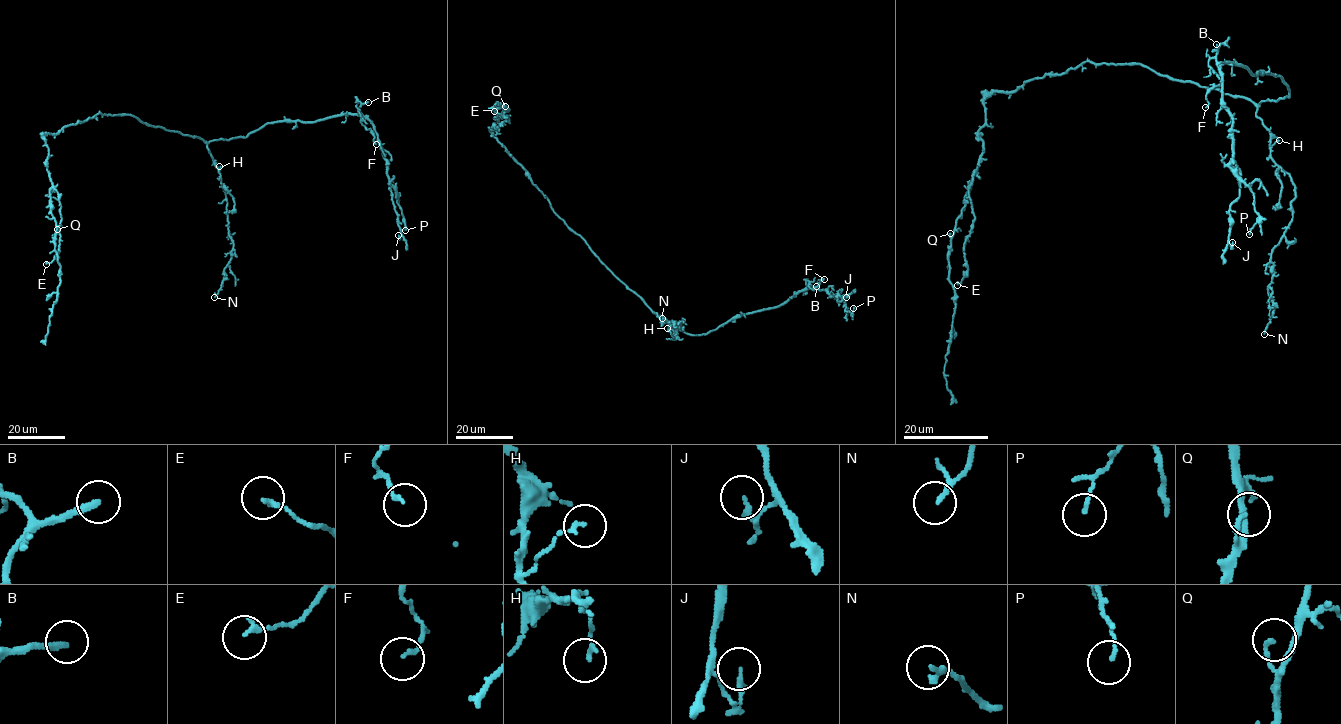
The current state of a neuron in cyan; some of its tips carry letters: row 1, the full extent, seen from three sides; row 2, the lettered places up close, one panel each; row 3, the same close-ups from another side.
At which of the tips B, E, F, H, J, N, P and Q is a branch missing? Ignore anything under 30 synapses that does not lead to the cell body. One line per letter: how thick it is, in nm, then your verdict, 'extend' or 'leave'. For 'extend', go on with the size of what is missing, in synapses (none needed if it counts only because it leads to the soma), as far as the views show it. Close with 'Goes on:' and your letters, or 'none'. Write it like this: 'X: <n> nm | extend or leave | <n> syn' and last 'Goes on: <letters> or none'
B: 240 nm | extend
E: 170 nm | leave
F: 120 nm | leave
H: 140 nm | leave
J: 160 nm | leave
N: 140 nm | extend | 45 syn
P: 120 nm | leave
Q: 150 nm | leave
Goes on: B, N

